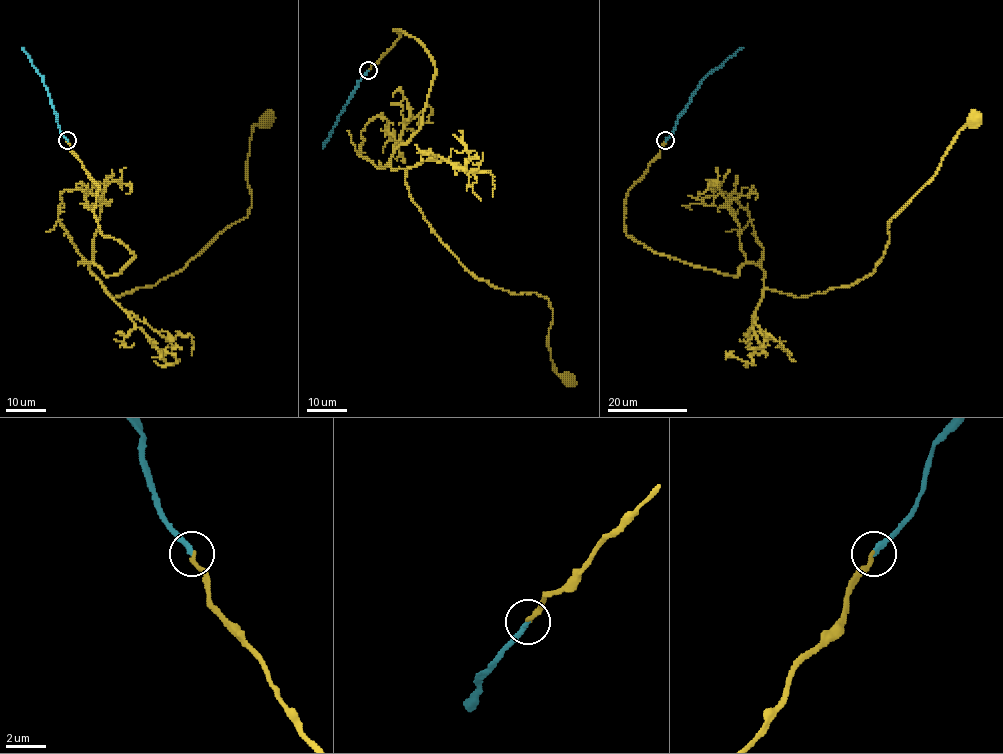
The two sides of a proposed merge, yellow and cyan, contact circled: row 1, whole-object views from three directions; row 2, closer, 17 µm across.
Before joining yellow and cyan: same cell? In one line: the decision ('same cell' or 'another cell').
same cell

